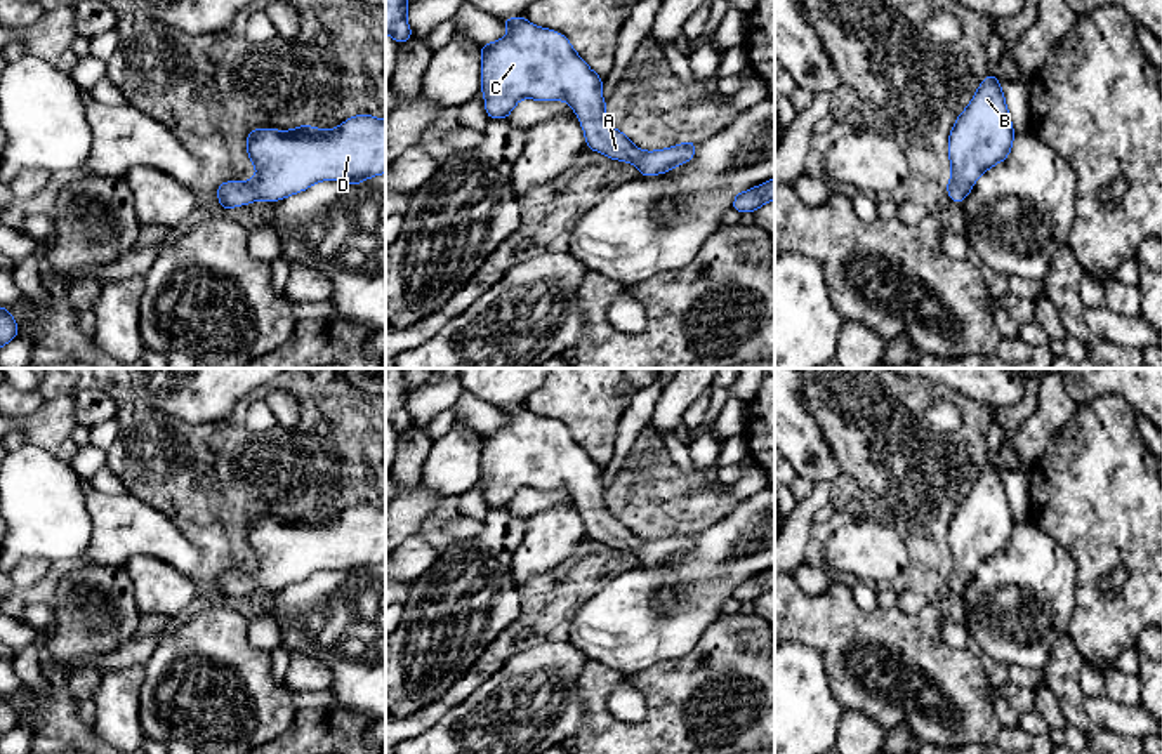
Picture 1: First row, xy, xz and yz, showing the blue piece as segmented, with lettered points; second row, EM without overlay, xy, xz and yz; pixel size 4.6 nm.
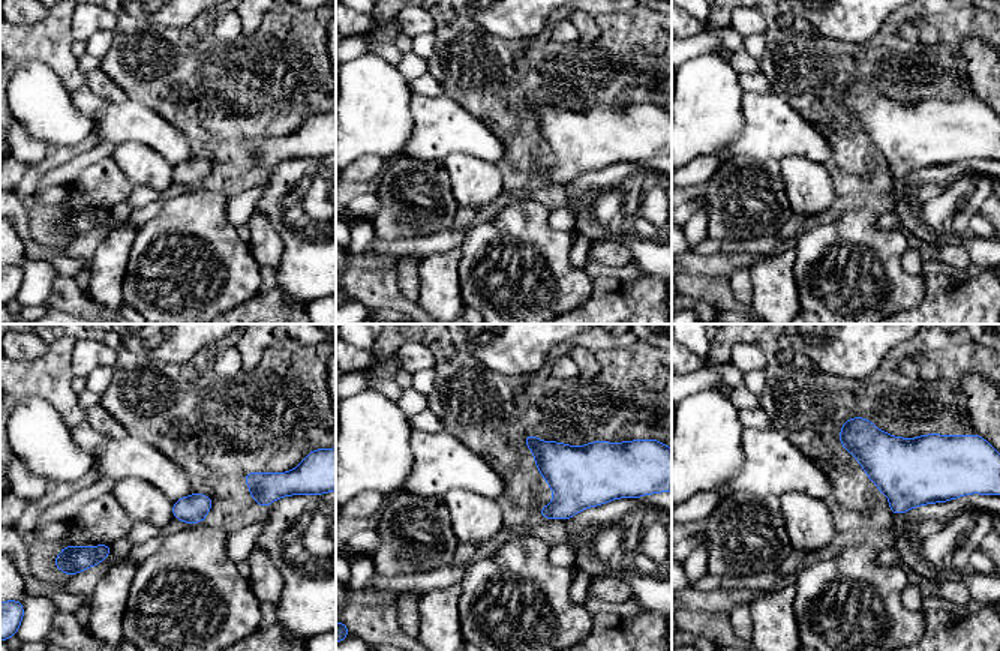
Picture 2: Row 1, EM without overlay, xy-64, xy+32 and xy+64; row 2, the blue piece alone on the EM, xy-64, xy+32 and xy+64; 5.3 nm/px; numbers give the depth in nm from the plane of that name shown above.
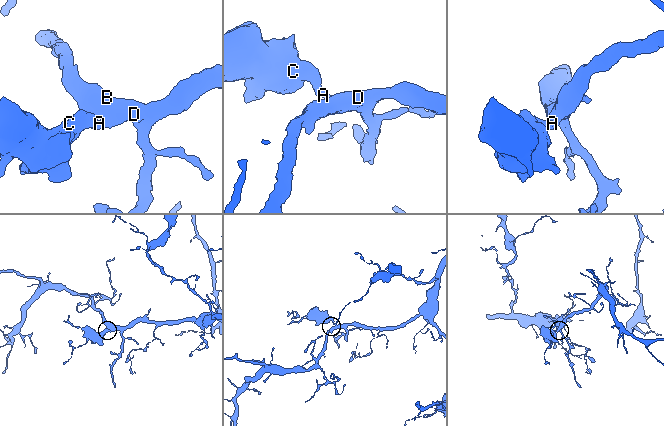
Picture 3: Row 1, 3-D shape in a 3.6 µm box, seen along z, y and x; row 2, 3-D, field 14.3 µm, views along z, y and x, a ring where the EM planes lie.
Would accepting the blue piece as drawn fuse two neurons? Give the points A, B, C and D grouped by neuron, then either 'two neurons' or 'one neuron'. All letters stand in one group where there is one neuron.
A B C D | one neuron

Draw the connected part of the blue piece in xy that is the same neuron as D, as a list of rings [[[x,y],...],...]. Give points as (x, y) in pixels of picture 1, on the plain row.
[[[356,504],[330,519],[313,514],[255,518],[247,523],[247,542],[257,563],[252,570],[217,575],[224,601],[255,589],[280,591],[318,570],[361,573],[386,563],[386,509]]]

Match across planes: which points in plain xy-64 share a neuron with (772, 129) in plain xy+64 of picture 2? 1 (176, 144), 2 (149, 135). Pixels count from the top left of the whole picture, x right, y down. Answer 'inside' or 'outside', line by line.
1: inside
2: inside

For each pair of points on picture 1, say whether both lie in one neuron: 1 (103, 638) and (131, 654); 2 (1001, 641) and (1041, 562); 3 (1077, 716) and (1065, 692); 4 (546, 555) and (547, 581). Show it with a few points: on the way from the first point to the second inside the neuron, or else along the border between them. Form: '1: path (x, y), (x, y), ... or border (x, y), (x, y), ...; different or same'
1: border (136, 636), (106, 654); different
2: path (1025, 636), (1046, 614), (1046, 586); same
3: path (1074, 711), (1070, 697); same
4: border (553, 572), (516, 581); different

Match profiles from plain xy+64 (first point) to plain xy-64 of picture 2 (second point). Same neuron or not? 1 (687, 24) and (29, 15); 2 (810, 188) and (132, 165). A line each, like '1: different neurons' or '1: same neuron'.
1: same neuron
2: same neuron

